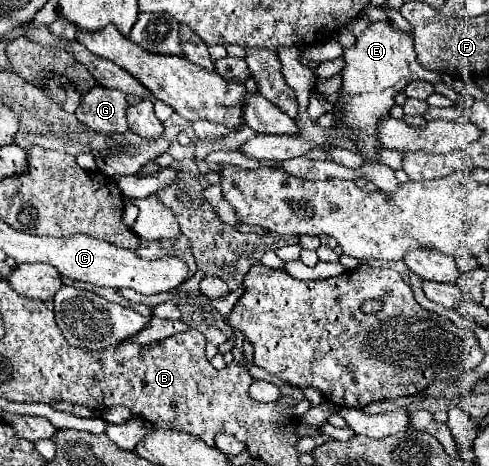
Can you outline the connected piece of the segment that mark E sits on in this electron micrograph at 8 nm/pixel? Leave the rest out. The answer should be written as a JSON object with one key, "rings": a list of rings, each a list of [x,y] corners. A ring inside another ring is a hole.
{"rings":[[[388,20],[370,22],[366,32],[356,38],[356,44],[352,48],[344,48],[344,60],[344,84],[338,100],[342,114],[340,120],[342,124],[358,130],[358,150],[366,158],[366,162],[374,162],[374,156],[380,150],[376,144],[376,122],[388,116],[388,110],[394,106],[394,94],[414,80],[442,82],[442,78],[420,68],[420,64],[416,62],[412,34],[396,28]]]}

